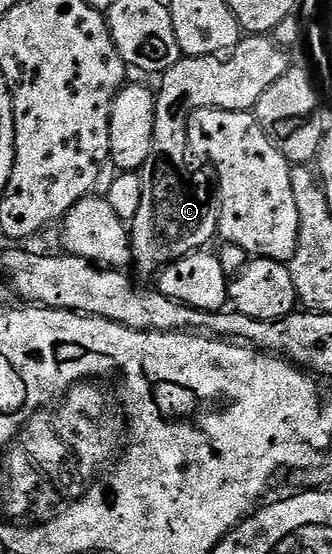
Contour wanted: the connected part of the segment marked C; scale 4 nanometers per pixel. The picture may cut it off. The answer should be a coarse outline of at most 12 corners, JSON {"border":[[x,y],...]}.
{"border":[[273,37],[161,75],[132,262],[157,275],[209,247],[218,183],[190,114],[253,111],[290,69]]}

